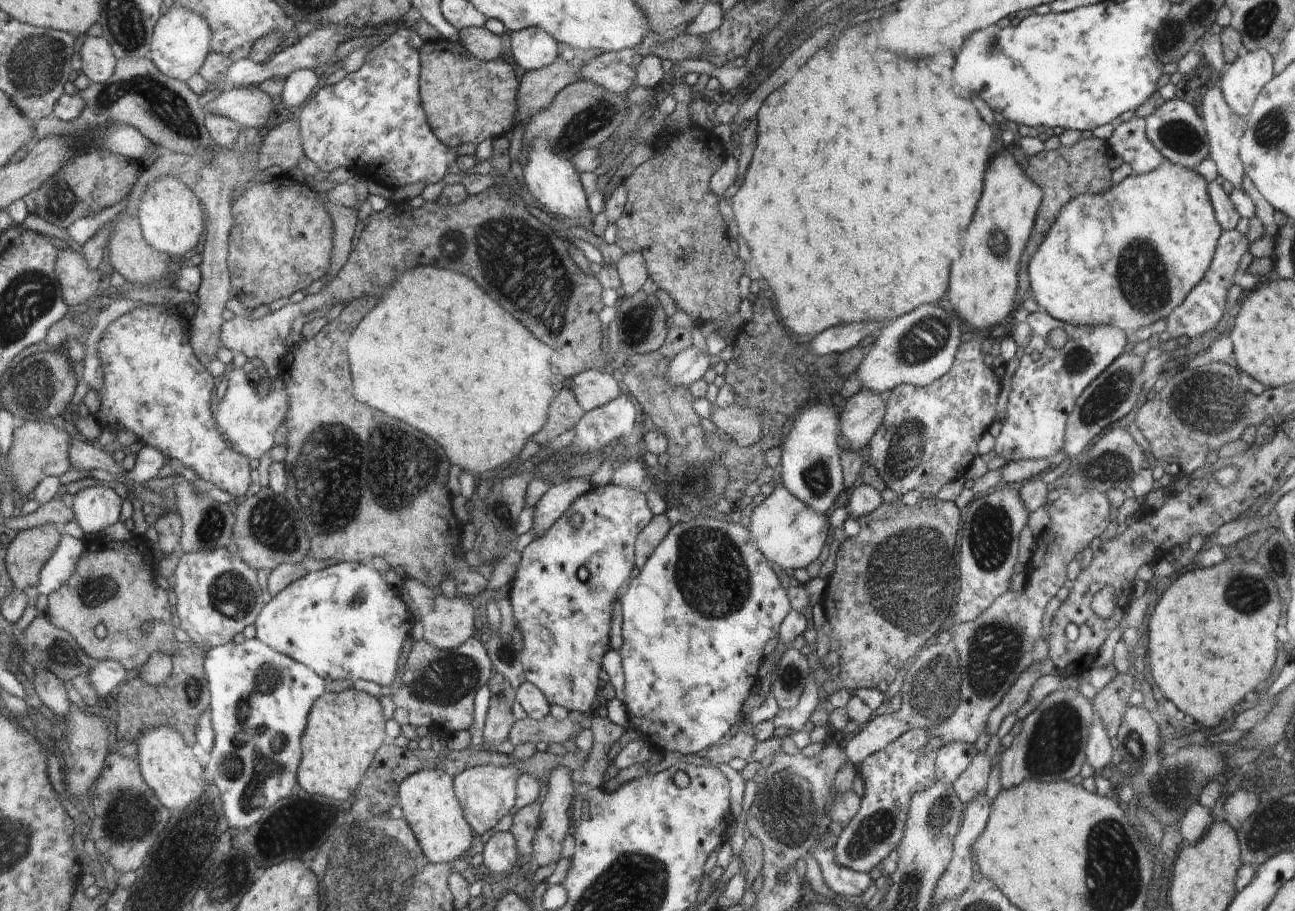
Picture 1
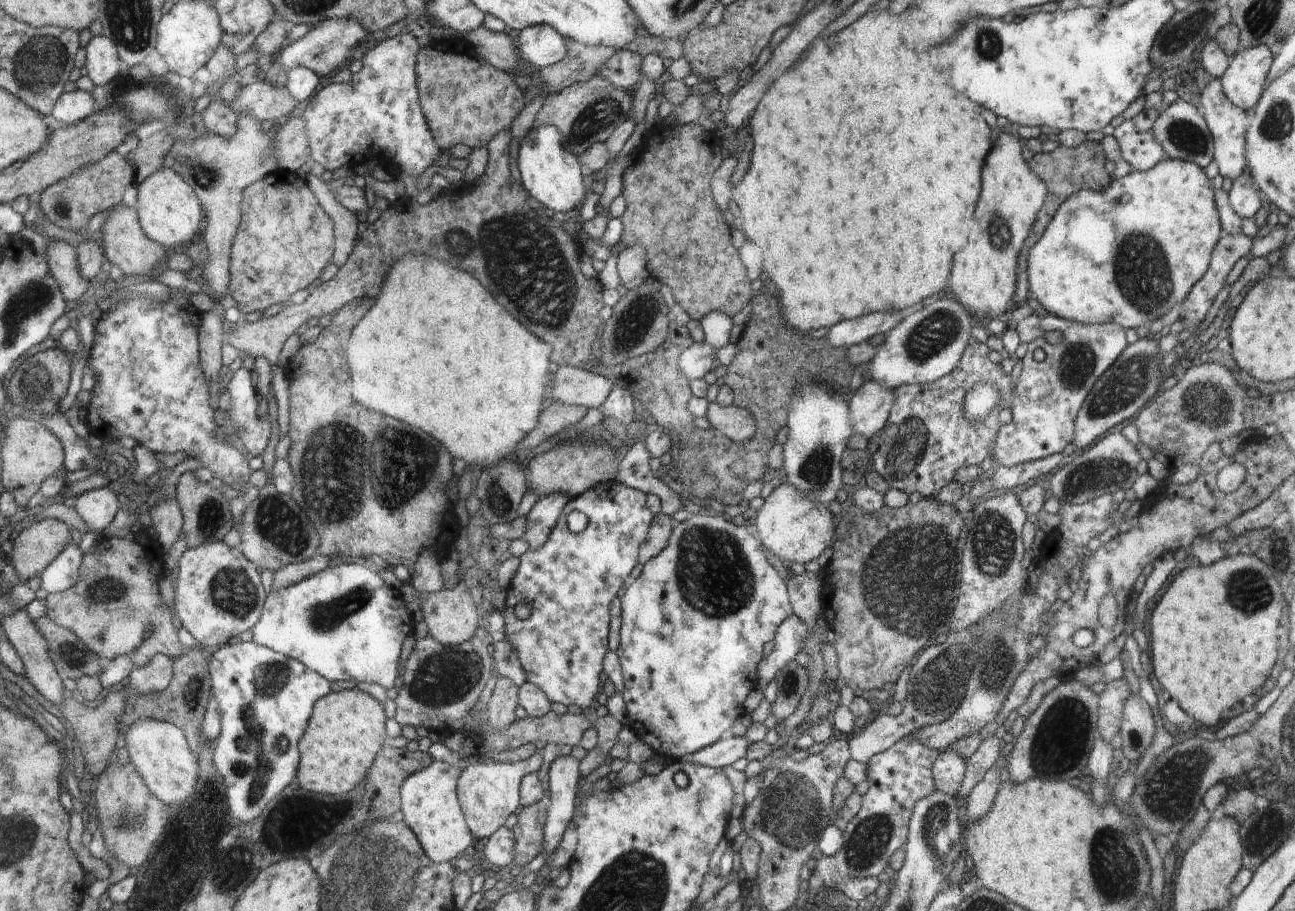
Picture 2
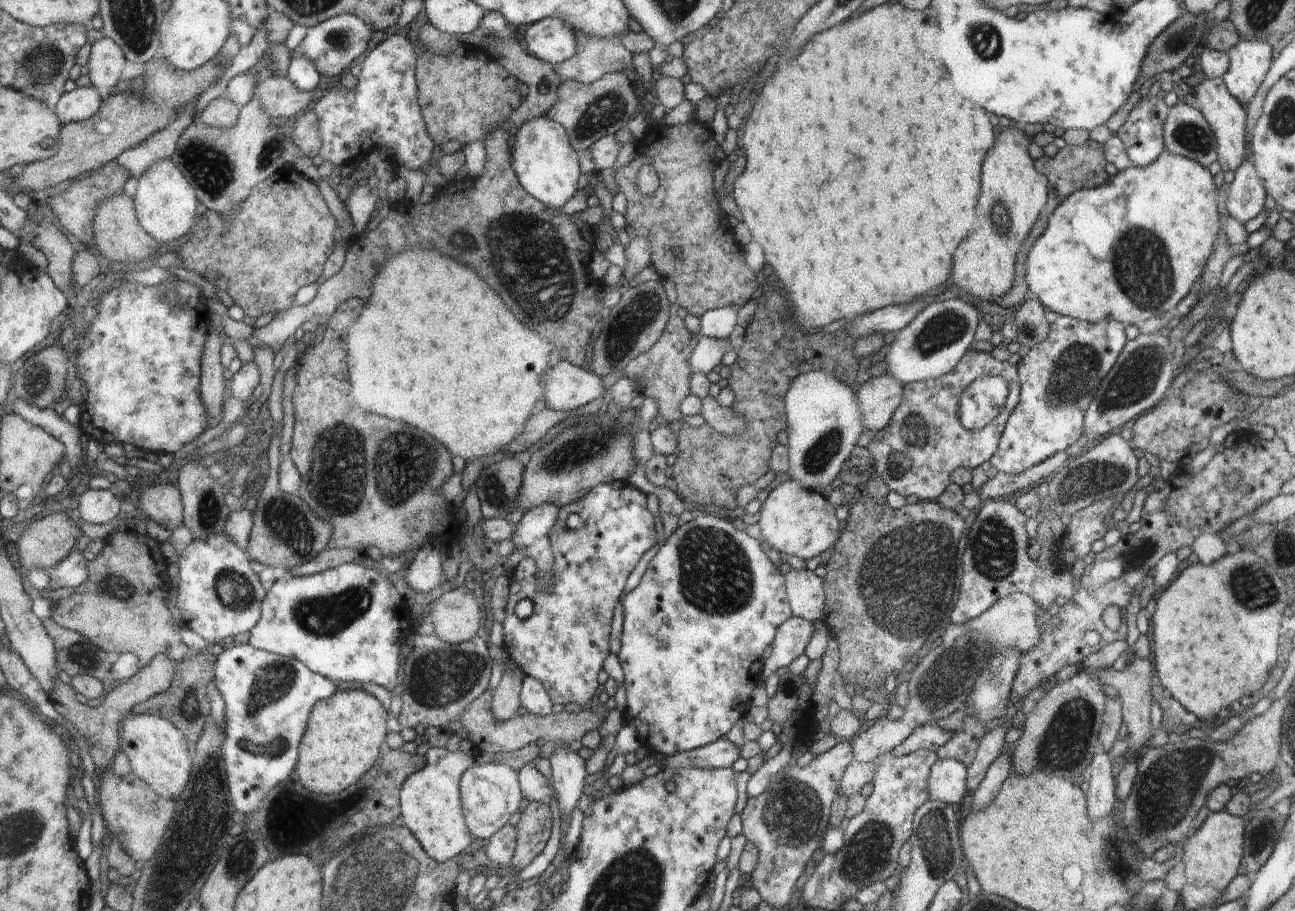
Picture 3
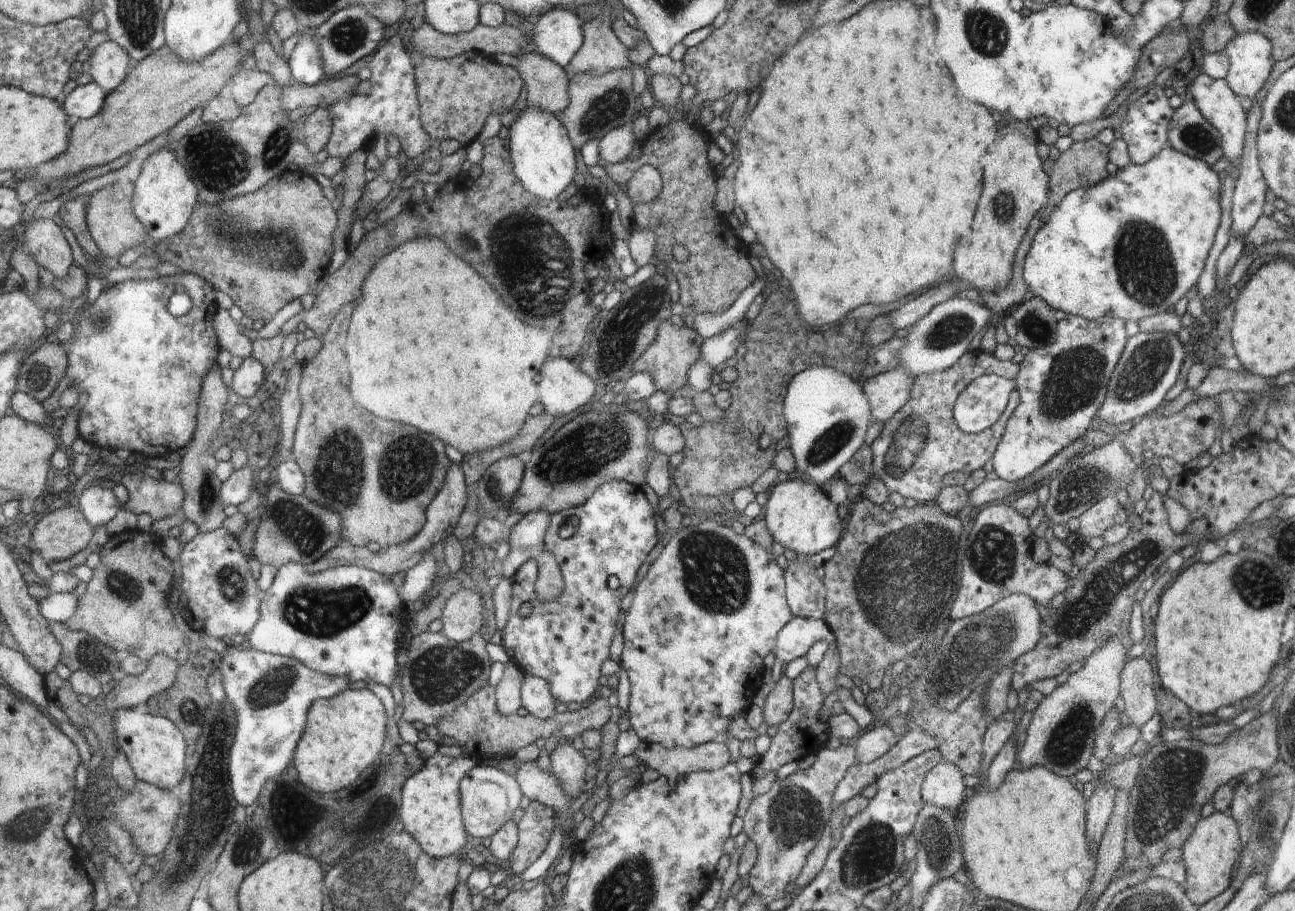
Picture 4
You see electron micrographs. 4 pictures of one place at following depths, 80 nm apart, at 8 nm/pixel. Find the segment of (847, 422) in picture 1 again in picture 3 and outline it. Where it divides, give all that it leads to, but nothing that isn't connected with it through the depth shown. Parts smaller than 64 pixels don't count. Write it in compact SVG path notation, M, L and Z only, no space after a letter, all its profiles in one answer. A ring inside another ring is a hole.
M882 375L872 377L861 385L857 386L857 397L862 411L863 425L866 430L870 429L874 432L882 430L892 422L897 408L904 401L904 384L892 375Z

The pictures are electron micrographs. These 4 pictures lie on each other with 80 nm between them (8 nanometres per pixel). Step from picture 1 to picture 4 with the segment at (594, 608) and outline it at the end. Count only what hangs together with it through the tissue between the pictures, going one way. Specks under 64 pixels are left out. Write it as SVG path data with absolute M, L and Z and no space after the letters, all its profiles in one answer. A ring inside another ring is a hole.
M621 480L610 481L601 484L601 486L589 496L588 500L584 504L570 507L569 509L557 513L552 513L547 532L548 534L545 536L545 544L558 561L559 567L561 568L561 572L563 574L565 589L555 601L542 601L538 596L536 585L538 574L540 573L537 560L530 559L528 562L525 562L524 566L519 569L517 574L511 578L513 597L511 602L510 616L503 630L503 641L501 645L504 647L504 650L506 651L506 654L508 654L509 658L519 669L524 672L524 674L528 673L543 678L546 680L546 682L549 682L550 690L552 696L556 700L556 703L578 702L578 704L582 704L582 702L586 702L586 700L588 700L588 698L590 698L590 696L596 692L596 688L598 688L598 684L600 684L600 666L602 666L602 662L608 658L610 642L612 642L612 636L614 636L614 630L616 630L616 622L618 622L618 618L620 618L620 600L622 600L622 598L624 598L624 596L630 592L632 584L636 582L636 572L638 572L638 568L642 566L642 562L646 560L648 552L650 552L650 550L656 546L656 542L658 542L658 532L656 532L656 522L654 522L654 509L652 508L650 502L648 502L645 492L642 492L642 489L639 486ZM570 518L577 519L575 522L575 524L577 524L577 530L573 536L567 539L562 539L558 535L558 528L560 528L564 522L568 522L568 519ZM526 602L532 606L532 613L528 614L527 617L523 617L520 614L520 608L523 604L526 604Z

